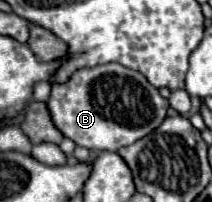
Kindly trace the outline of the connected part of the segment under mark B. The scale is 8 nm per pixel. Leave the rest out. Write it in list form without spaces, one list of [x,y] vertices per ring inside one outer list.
[[[119,63],[77,69],[65,83],[51,83],[47,109],[63,137],[89,151],[117,151],[155,131],[169,109],[169,101],[149,81]]]

